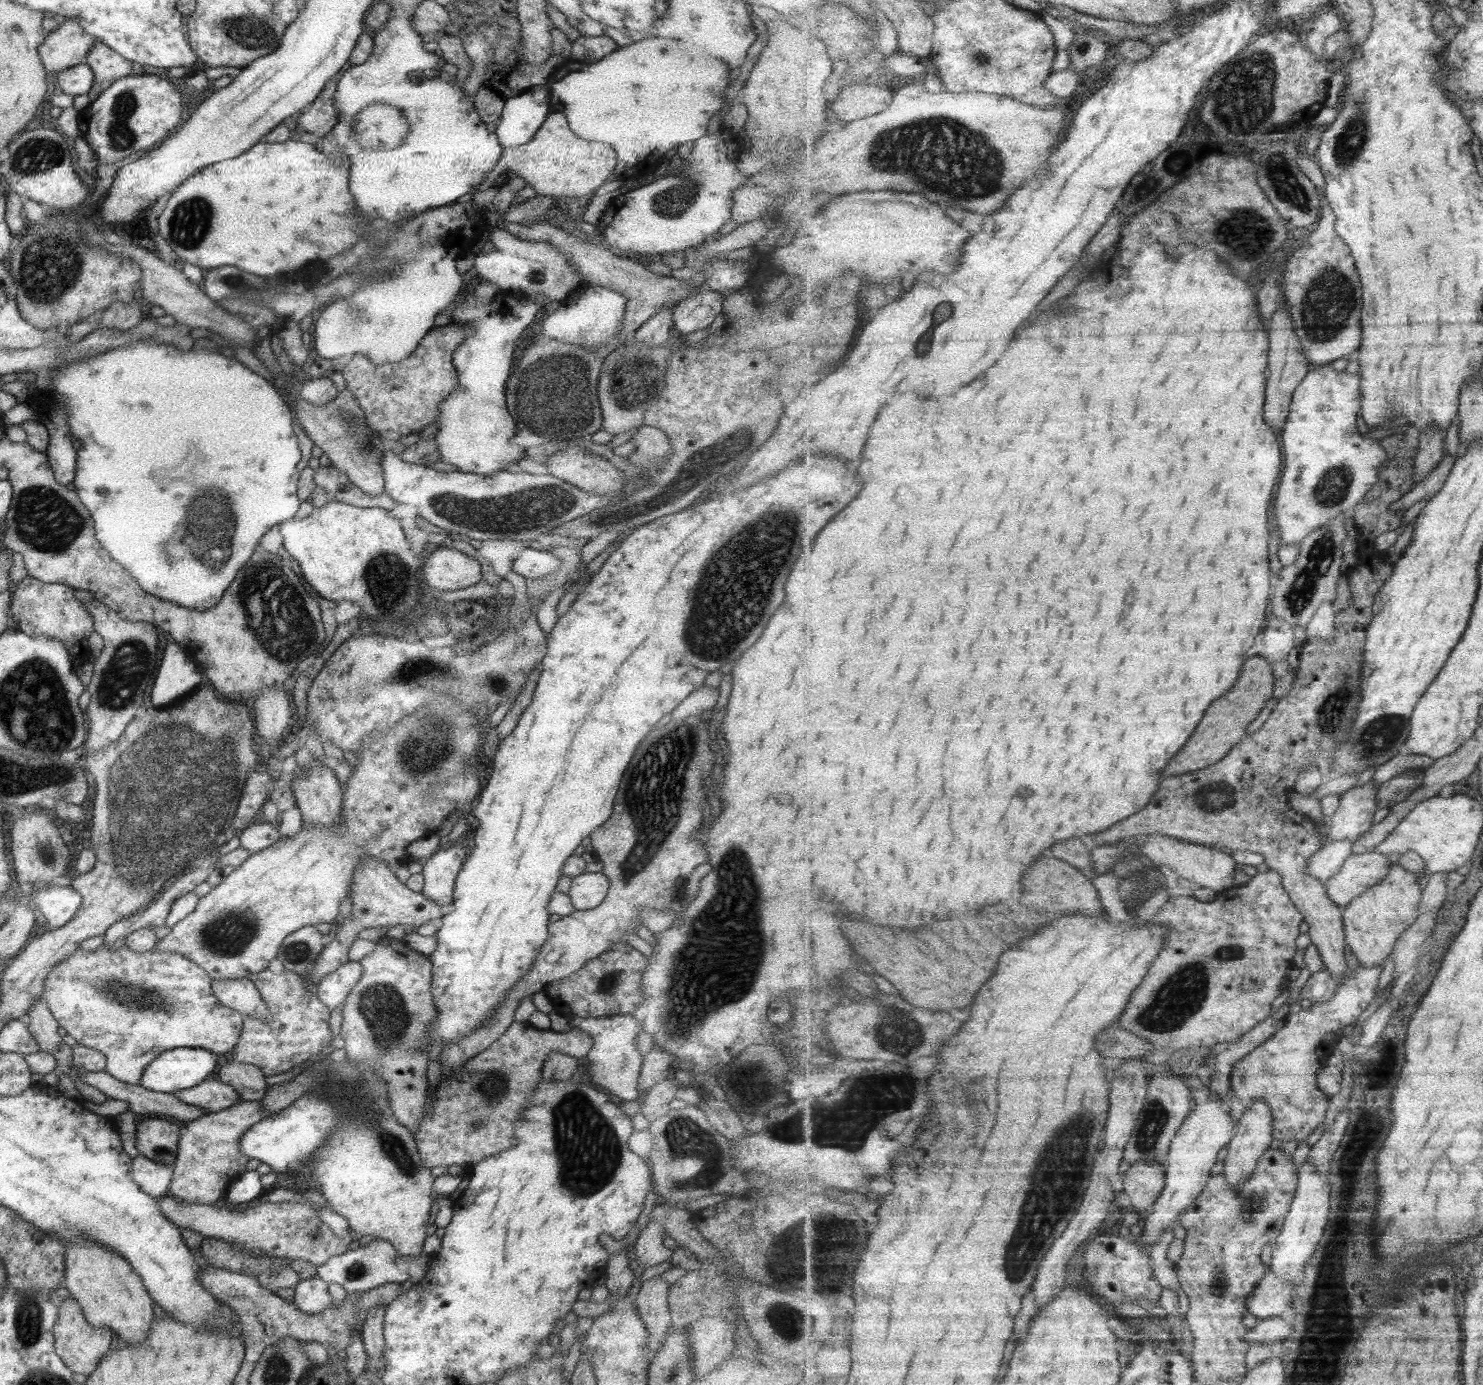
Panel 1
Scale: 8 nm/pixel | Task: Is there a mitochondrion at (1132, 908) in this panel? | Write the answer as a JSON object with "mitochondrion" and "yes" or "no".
{"mitochondrion":"no"}

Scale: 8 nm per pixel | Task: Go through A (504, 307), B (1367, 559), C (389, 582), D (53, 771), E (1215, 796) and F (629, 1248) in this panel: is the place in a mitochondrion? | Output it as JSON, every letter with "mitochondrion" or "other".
{"A":"other","B":"other","C":"mitochondrion","D":"mitochondrion","E":"mitochondrion","F":"other"}

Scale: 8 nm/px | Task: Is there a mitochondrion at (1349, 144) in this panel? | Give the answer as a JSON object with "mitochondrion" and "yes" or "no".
{"mitochondrion":"yes"}

